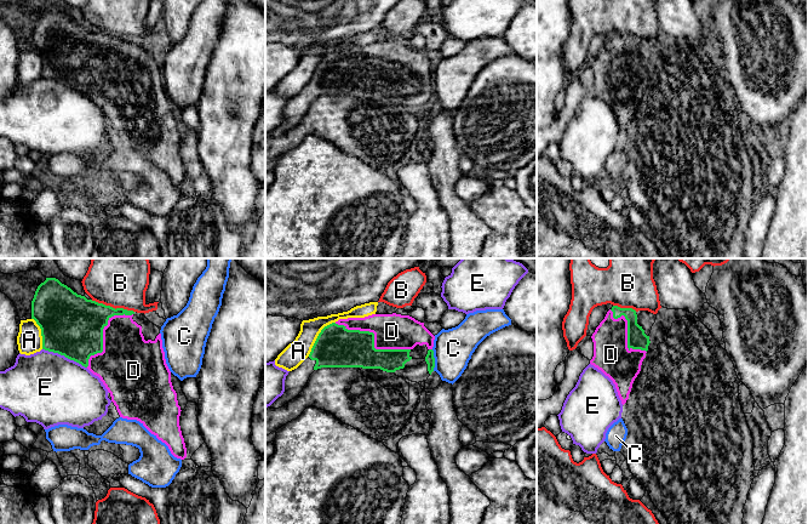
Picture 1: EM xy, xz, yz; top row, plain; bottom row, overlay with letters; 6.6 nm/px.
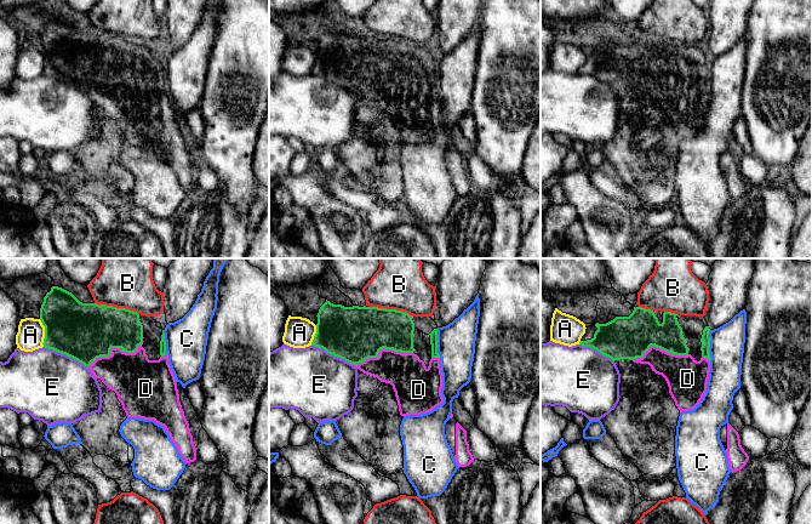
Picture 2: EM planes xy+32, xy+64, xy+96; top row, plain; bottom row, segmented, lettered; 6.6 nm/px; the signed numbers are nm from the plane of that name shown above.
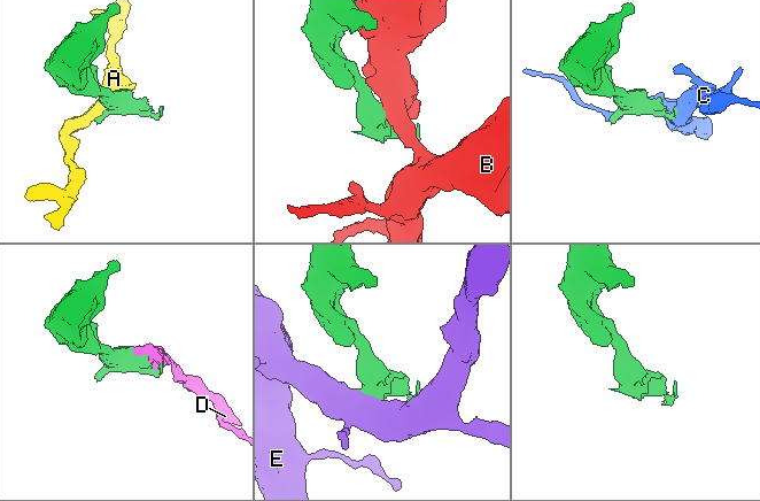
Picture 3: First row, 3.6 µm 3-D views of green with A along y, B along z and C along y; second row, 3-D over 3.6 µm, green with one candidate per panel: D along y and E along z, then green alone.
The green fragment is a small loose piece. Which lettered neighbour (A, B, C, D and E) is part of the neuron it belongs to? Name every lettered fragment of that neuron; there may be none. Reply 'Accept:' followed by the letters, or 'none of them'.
Accept: D

